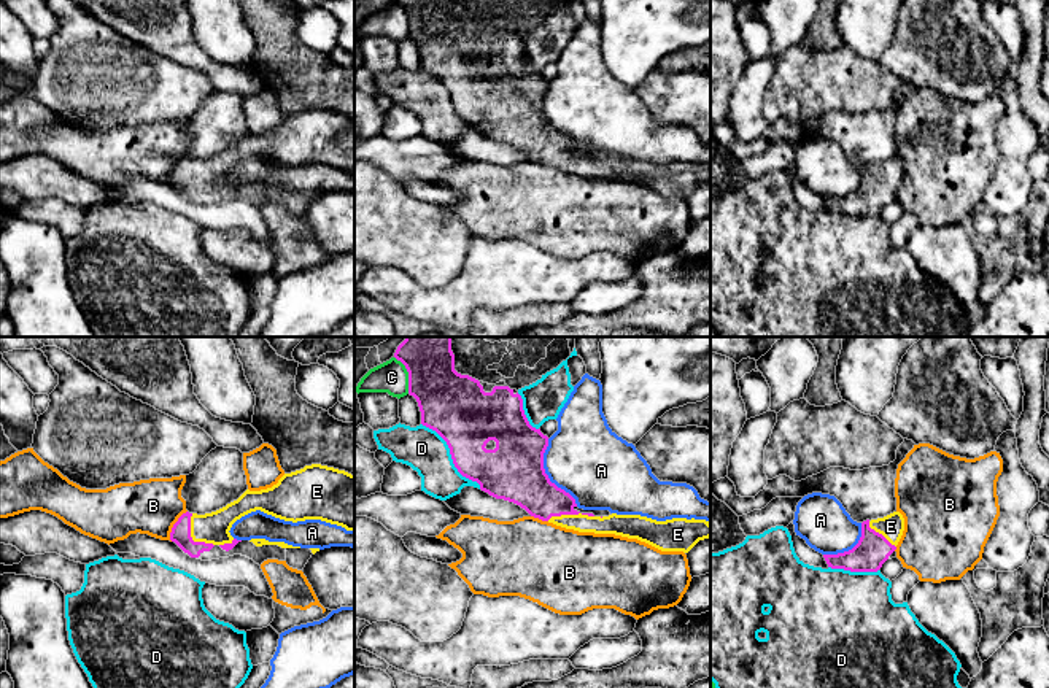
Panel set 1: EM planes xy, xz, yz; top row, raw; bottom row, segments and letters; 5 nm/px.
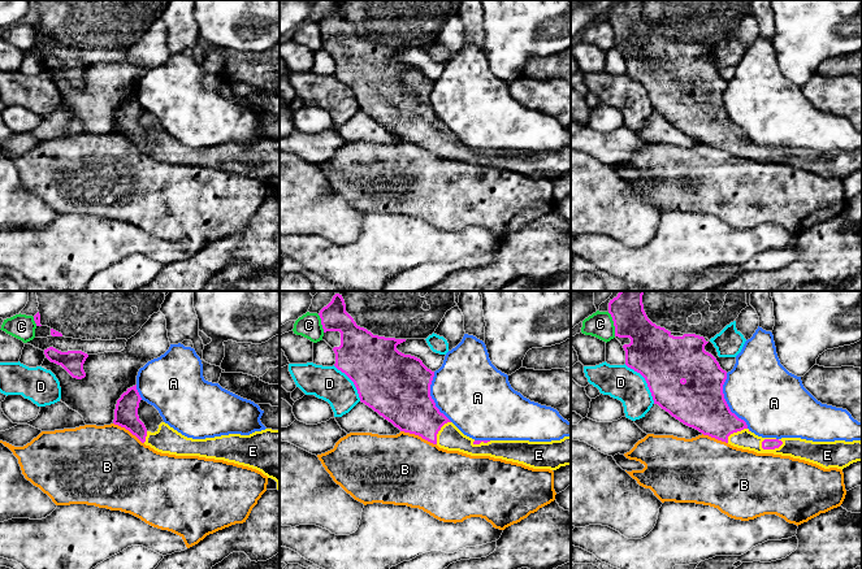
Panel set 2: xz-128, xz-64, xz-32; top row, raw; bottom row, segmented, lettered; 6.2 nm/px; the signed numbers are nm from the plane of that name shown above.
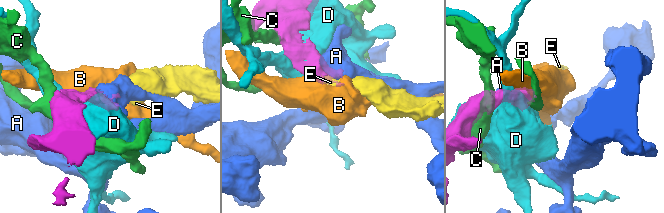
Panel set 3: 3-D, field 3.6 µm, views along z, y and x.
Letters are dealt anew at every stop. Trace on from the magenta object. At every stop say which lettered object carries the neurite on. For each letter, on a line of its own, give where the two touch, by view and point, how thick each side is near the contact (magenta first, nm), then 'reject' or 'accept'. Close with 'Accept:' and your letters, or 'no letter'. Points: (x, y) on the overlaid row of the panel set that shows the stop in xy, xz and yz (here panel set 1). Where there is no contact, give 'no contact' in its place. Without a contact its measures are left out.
A: xz (547, 475) | 300/380 nm | reject
B: xy (174, 526) | 100/280 nm | reject
C: xz (409, 375) | 300/170 nm | reject
D: xz (452, 456) | 320/220 nm | reject
E: xy (191, 537) | 100/160 nm | accept
Accept: E

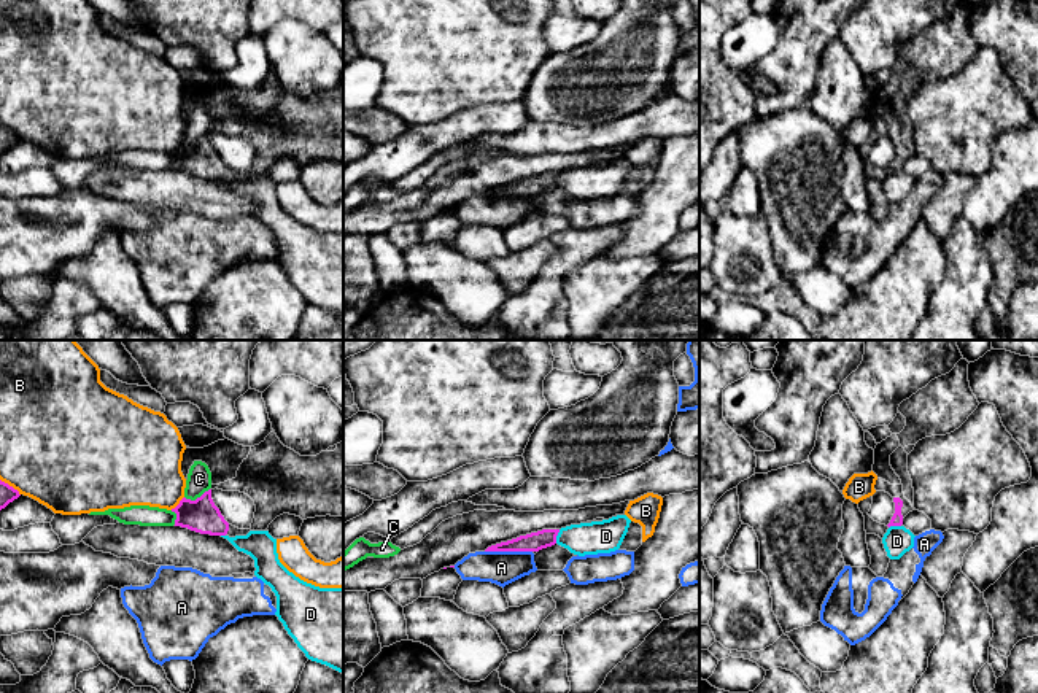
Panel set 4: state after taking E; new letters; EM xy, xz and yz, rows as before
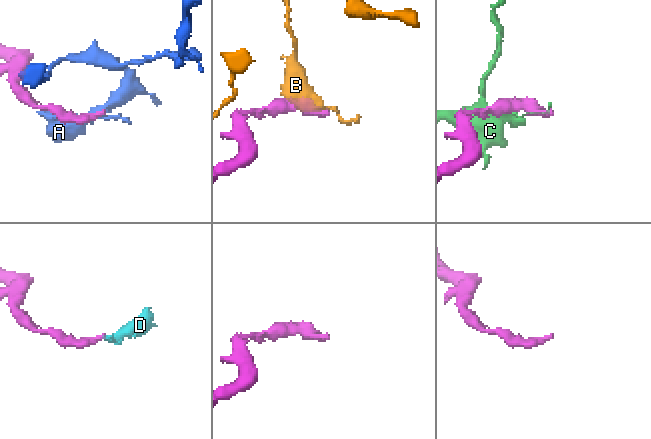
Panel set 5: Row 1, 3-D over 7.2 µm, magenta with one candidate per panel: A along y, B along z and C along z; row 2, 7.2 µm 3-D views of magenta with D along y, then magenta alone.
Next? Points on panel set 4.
A: xz (509, 550) | 100/170 nm | reject
B: xy (178, 504) | 170/360 nm | reject
C: xy (197, 498) | 170/130 nm | reject
D: xz (557, 534) | 100/170 nm | reject
Accept: no letter

